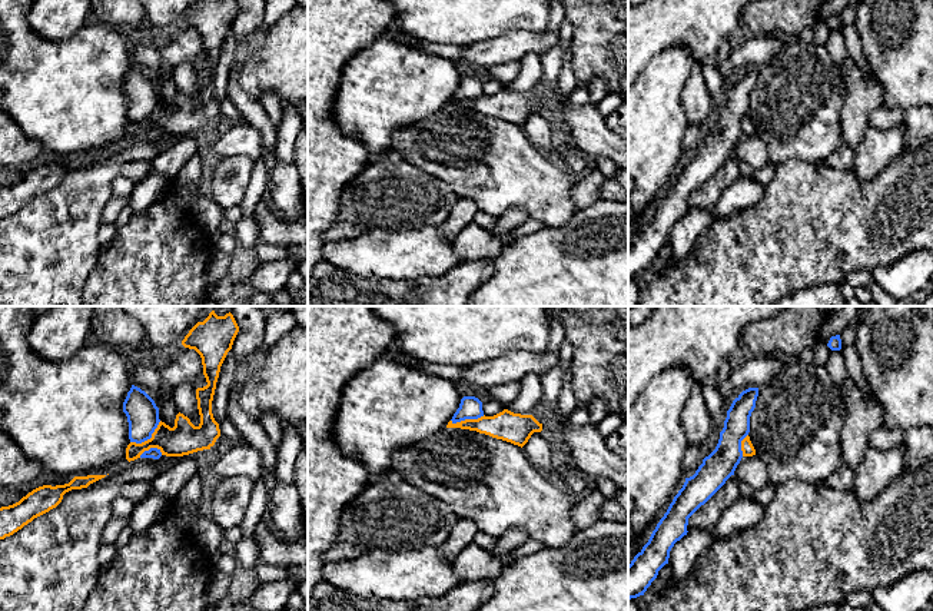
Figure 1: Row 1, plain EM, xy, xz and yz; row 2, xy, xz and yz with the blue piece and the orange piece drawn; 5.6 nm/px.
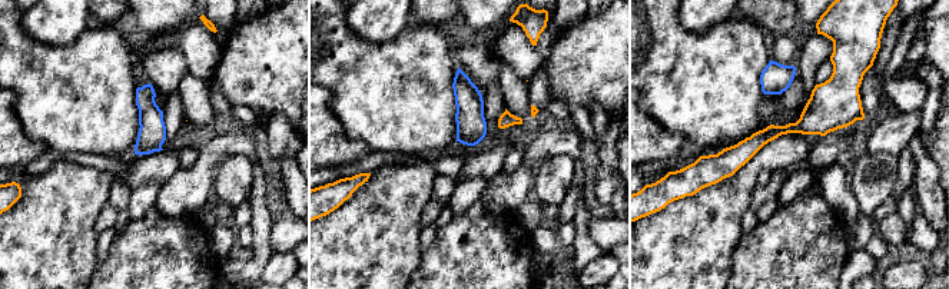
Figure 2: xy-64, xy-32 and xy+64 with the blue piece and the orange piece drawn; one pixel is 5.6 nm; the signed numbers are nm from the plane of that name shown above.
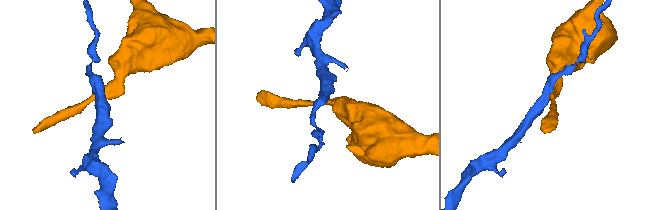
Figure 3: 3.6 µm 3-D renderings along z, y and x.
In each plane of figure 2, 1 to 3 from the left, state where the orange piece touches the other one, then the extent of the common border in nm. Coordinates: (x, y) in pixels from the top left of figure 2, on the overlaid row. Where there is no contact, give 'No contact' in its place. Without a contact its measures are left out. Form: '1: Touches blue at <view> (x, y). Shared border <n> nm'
1: No contact
2: No contact
3: No contact

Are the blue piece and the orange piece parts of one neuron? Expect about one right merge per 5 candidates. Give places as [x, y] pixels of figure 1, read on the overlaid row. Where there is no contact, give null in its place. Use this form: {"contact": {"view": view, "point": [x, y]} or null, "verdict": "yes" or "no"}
{"contact": {"view": "xy", "point": [148, 438]}, "verdict": "no"}

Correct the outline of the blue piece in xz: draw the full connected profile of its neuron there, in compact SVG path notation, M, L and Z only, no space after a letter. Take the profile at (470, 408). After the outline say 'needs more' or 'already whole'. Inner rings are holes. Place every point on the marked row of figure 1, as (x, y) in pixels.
M464 396L451 421L456 424L465 419L478 419L481 416L484 416L482 402L475 396Z; already whole

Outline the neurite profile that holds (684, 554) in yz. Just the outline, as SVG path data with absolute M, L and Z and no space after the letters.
M714 527L687 532L674 544L668 558L671 575L665 587L683 581L693 571L700 555L714 542L713 529Z

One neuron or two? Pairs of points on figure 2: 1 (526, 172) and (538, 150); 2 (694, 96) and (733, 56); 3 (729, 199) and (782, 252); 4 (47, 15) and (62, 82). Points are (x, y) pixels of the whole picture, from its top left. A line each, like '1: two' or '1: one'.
1: one
2: one
3: two
4: two

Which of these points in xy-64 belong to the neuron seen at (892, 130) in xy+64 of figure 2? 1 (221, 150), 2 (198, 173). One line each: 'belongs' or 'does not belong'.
1: belongs
2: belongs

